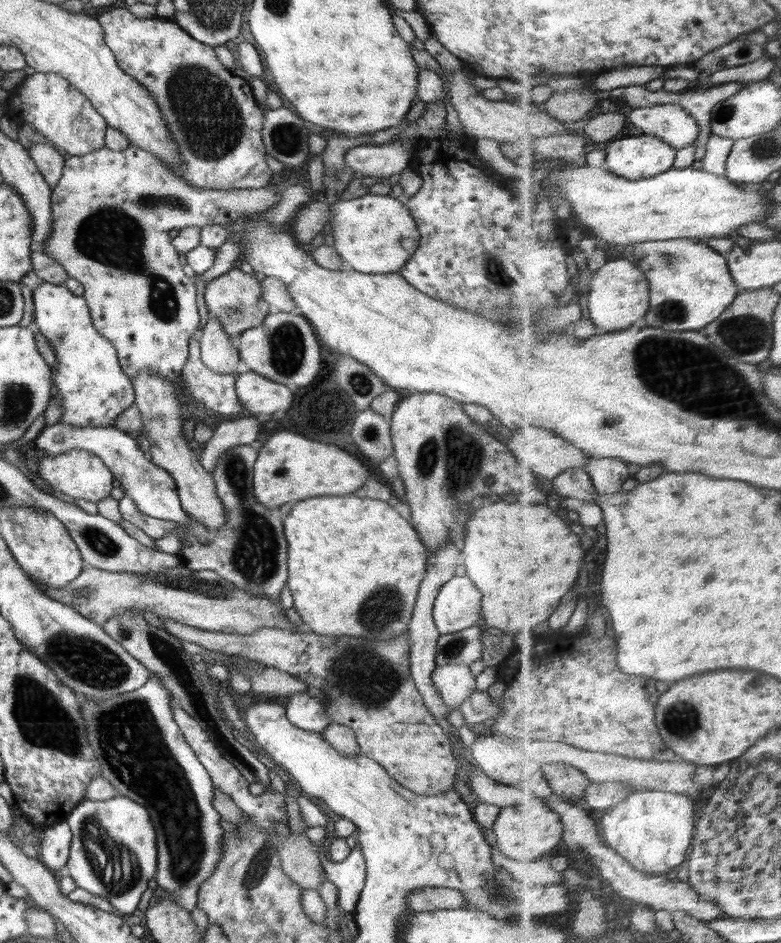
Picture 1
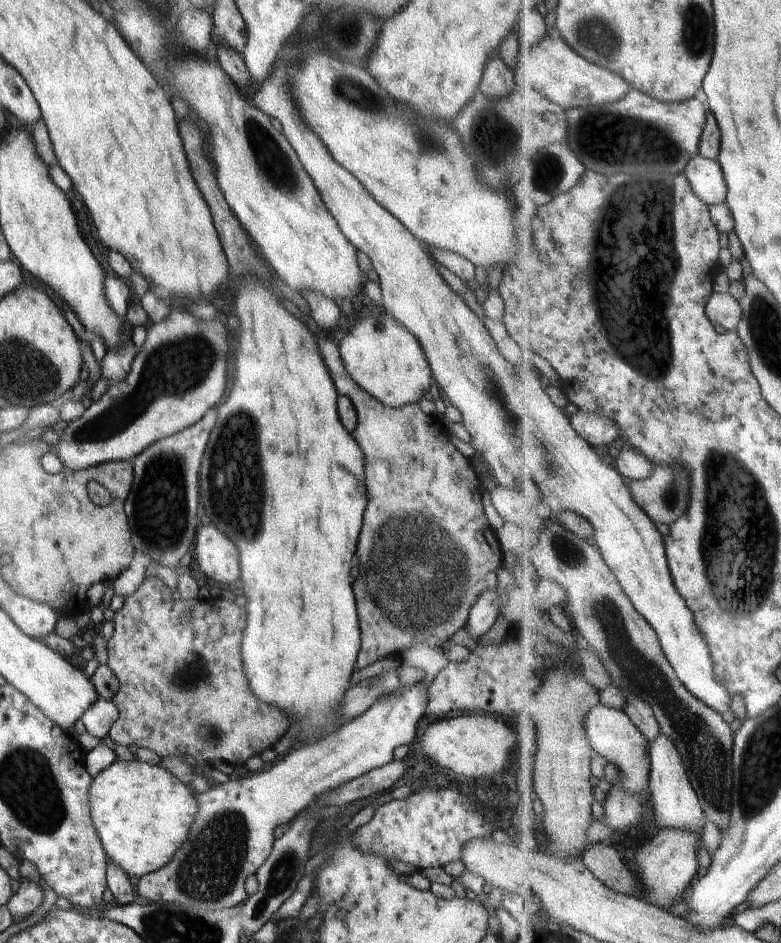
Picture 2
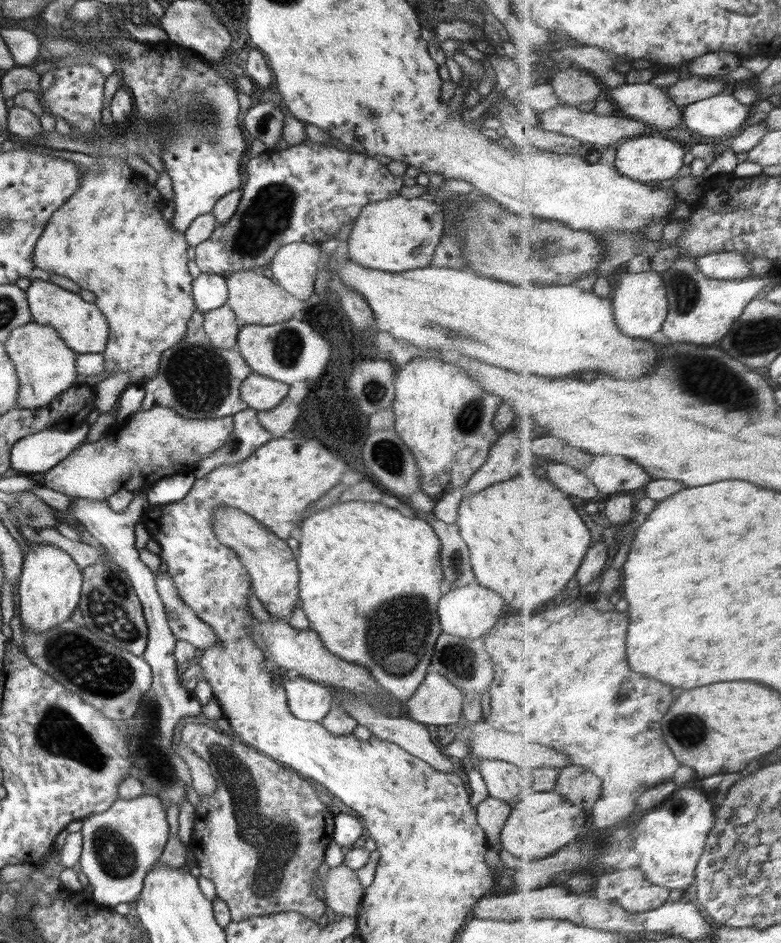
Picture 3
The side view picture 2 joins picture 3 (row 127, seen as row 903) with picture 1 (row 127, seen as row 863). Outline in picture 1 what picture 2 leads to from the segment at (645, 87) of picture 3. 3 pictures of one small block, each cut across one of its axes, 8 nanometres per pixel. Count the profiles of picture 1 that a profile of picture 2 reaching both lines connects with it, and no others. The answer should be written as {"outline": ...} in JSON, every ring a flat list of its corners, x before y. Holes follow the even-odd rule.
{"outline":[[676,104,634,108,629,118,638,130,659,136,678,150,692,146,700,138,698,120]]}

